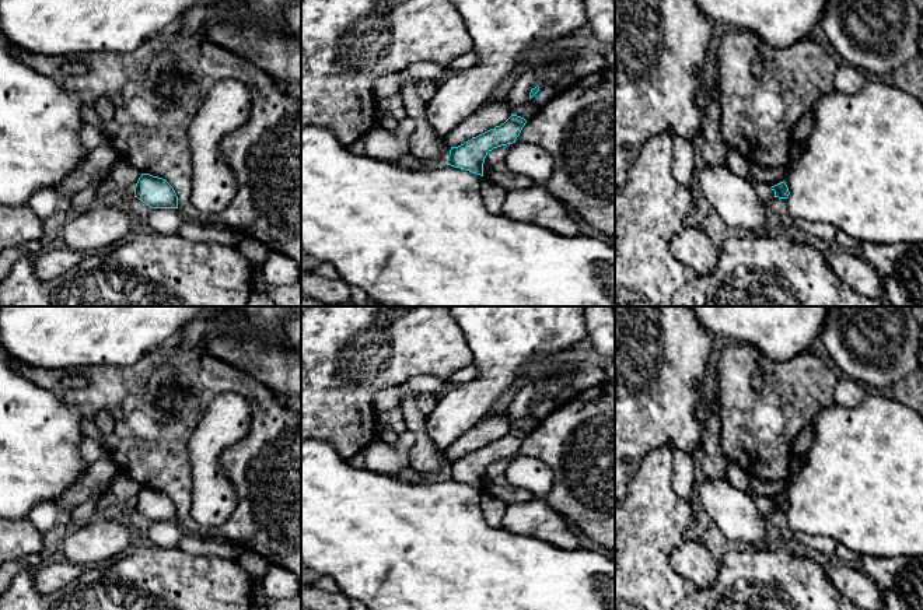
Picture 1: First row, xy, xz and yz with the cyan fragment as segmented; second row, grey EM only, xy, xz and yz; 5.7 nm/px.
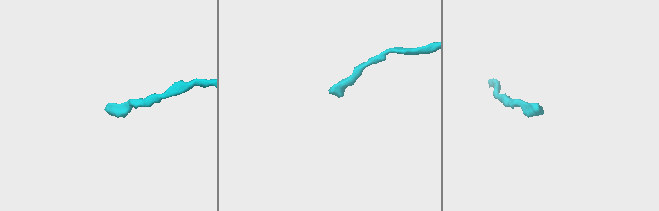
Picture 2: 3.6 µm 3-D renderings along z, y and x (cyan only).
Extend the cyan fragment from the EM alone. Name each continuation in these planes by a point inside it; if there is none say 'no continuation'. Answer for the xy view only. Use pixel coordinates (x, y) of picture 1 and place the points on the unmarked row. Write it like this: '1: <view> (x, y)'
no continuation

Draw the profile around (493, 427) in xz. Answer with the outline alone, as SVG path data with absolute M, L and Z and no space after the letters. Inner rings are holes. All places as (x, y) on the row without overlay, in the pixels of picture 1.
M506 411L486 416L473 428L457 438L447 449L450 460L458 460L496 439L511 430L511 421Z

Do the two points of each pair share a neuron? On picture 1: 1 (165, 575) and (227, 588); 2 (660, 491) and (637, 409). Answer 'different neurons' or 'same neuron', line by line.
1: same neuron
2: different neurons

